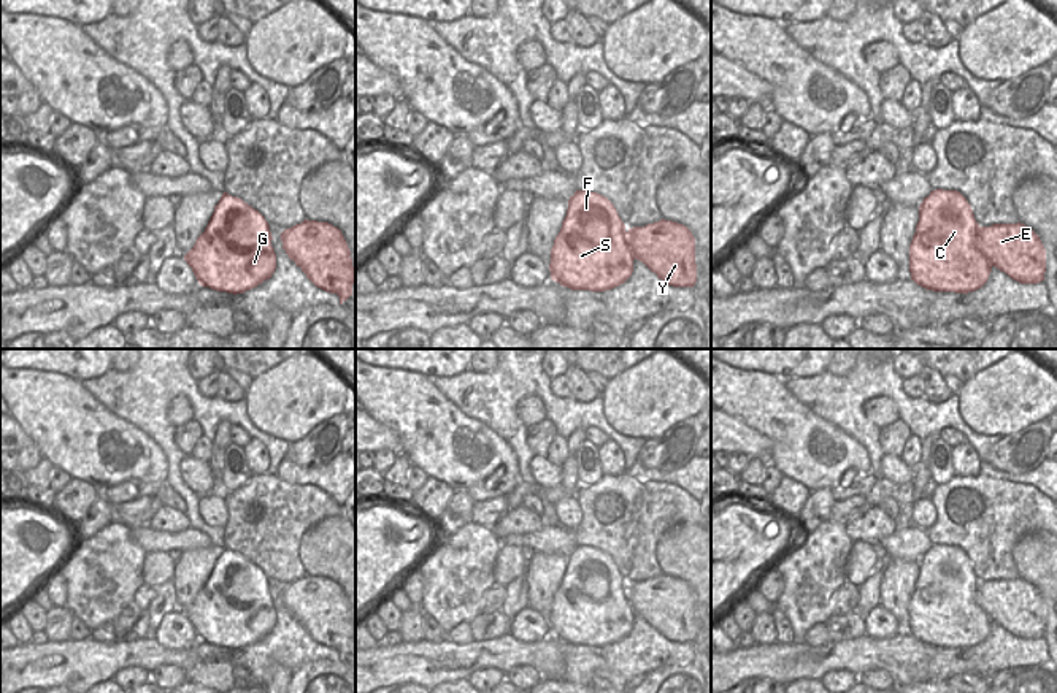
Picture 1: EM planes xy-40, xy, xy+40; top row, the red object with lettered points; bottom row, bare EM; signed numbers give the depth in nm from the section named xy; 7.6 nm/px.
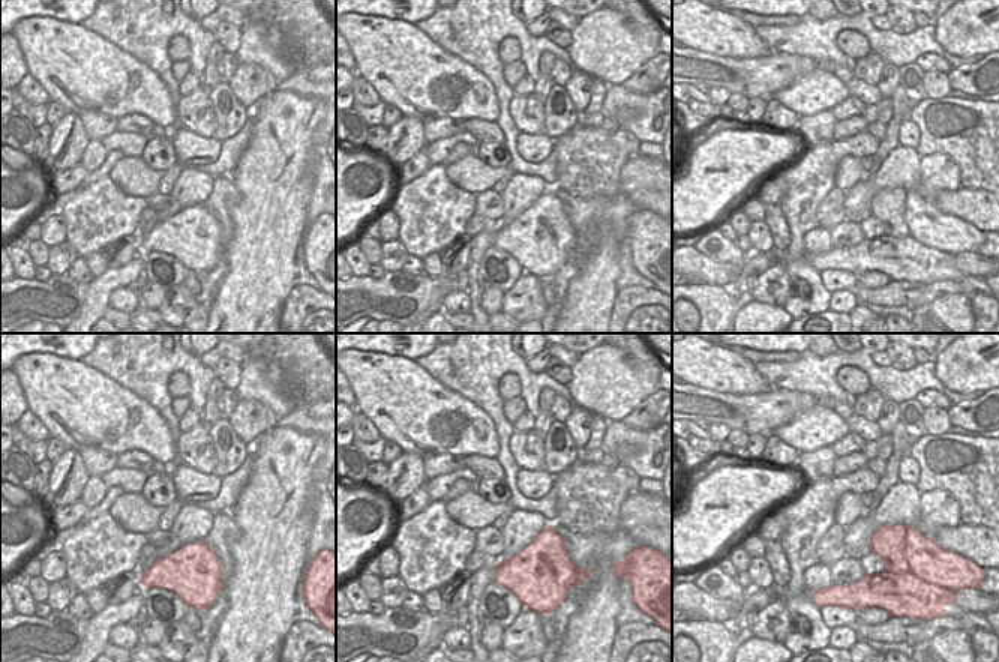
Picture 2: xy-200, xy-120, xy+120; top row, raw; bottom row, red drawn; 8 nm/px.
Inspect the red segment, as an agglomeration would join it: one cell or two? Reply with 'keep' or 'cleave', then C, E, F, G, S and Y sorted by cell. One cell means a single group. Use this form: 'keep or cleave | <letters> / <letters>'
keep | C E F G S Y

